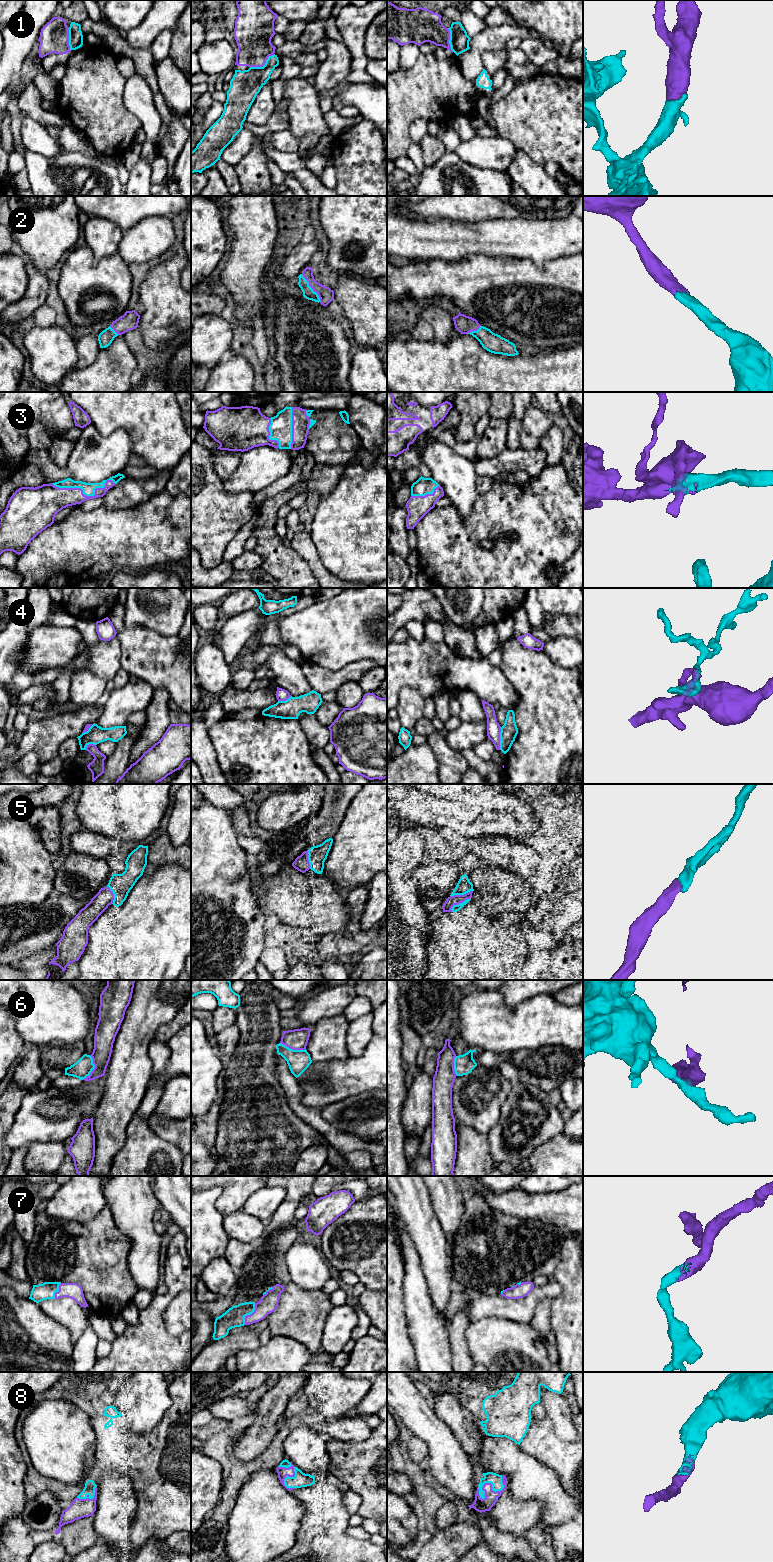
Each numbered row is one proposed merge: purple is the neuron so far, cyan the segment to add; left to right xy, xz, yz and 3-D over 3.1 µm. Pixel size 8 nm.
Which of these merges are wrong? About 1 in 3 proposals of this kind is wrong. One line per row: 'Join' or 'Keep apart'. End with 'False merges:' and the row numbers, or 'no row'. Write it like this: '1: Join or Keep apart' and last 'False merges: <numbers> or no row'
1: Join
2: Join
3: Join
4: Keep apart
5: Join
6: Keep apart
7: Join
8: Join
False merges: 4, 6

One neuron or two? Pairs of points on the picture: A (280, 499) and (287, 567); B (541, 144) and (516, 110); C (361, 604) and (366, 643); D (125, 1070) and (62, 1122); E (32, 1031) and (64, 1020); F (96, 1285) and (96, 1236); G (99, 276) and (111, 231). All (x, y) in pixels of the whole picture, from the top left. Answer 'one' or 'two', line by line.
A: one
B: one
C: one
D: two
E: one
F: one
G: one

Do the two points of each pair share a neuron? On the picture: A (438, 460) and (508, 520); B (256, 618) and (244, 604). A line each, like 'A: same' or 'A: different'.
A: different
B: different

